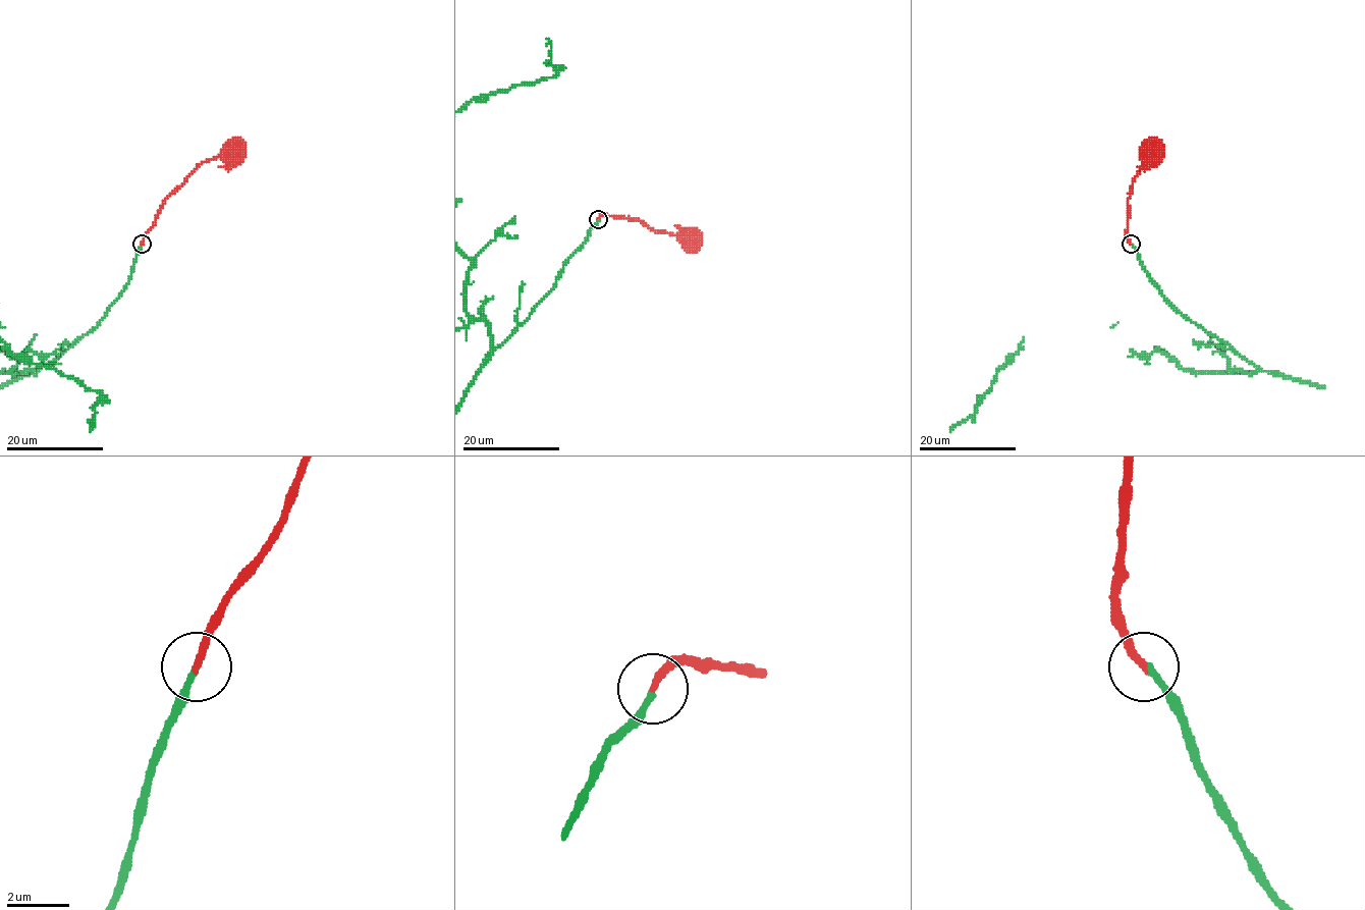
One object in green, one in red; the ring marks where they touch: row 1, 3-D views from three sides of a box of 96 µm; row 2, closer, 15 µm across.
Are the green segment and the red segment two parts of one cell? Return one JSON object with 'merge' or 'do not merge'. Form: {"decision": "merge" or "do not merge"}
{"decision": "merge"}

